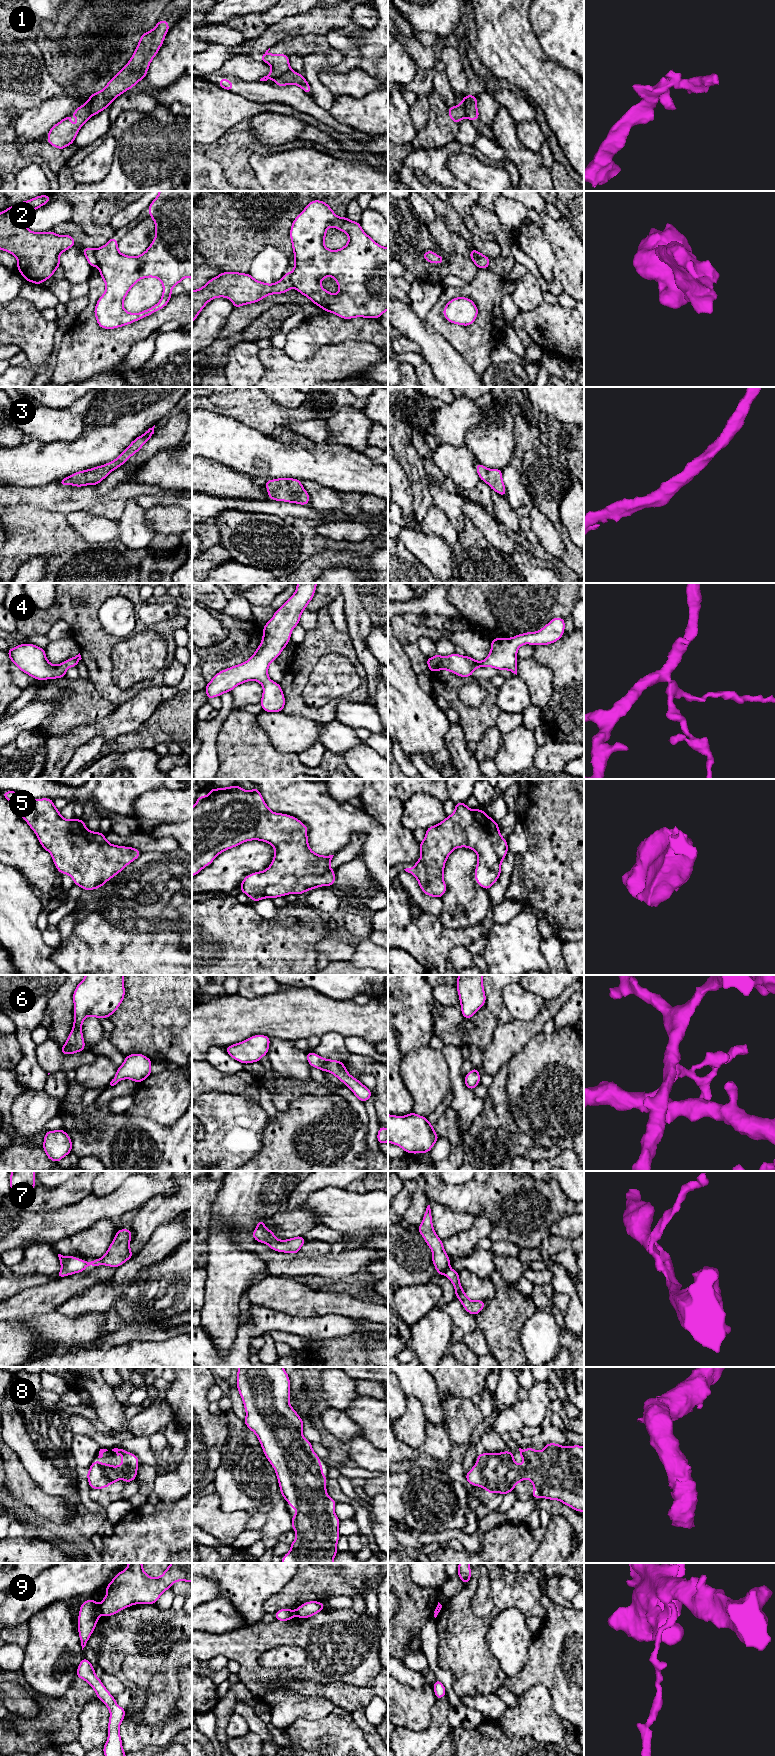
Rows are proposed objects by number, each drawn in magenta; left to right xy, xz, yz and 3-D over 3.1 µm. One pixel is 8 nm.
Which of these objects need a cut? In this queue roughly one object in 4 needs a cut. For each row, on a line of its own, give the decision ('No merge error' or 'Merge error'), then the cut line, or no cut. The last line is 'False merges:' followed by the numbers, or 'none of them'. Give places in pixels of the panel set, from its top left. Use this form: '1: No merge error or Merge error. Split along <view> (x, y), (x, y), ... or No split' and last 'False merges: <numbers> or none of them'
1: Merge error. Split along xz (290, 68), (274, 79)
2: Merge error. Split along xy (94, 250), (98, 264)
3: No merge error. No split
4: No merge error. No split
5: No merge error. No split
6: No merge error. No split
7: No merge error. No split
8: No merge error. No split
9: Merge error. Split along xy (98, 1608), (100, 1613)
False merges: 1, 2, 9

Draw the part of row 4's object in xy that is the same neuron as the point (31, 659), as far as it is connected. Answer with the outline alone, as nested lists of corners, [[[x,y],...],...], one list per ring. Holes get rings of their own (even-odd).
[[[26,643],[7,650],[11,662],[21,671],[37,680],[62,678],[69,667],[76,667],[82,659],[80,653],[59,665],[52,665],[47,659],[45,648]]]

